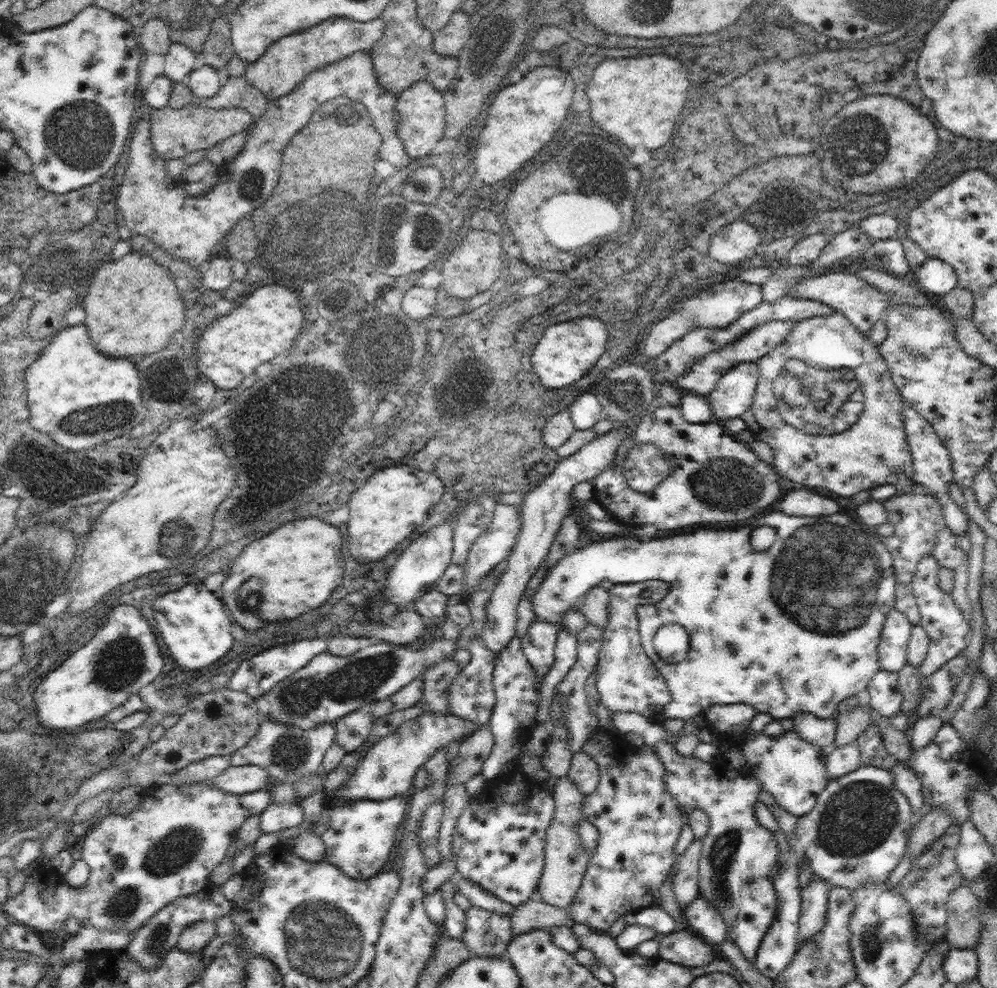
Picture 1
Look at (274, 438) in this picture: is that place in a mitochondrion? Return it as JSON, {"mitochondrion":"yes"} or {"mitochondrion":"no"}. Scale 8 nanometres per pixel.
{"mitochondrion":"yes"}

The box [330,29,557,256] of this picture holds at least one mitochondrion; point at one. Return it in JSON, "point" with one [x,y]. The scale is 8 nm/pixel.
{"point":[507,54]}

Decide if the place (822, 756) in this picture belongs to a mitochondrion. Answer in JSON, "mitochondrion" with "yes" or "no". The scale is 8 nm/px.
{"mitochondrion":"no"}

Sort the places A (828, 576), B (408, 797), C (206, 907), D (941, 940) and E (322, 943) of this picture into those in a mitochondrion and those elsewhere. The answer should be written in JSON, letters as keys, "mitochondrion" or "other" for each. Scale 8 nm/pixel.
{"A":"mitochondrion","B":"other","C":"other","D":"other","E":"mitochondrion"}

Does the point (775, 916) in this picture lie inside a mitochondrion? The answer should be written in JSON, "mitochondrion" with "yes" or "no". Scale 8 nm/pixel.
{"mitochondrion":"no"}

